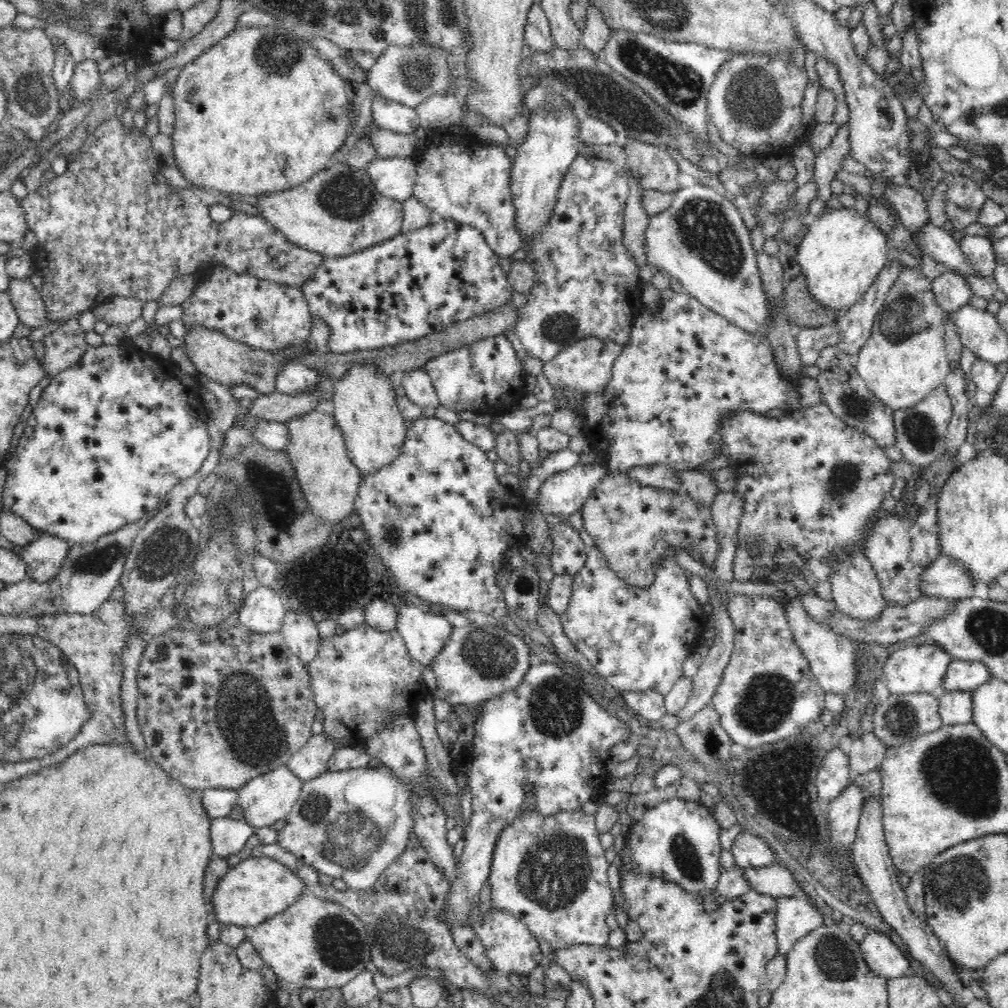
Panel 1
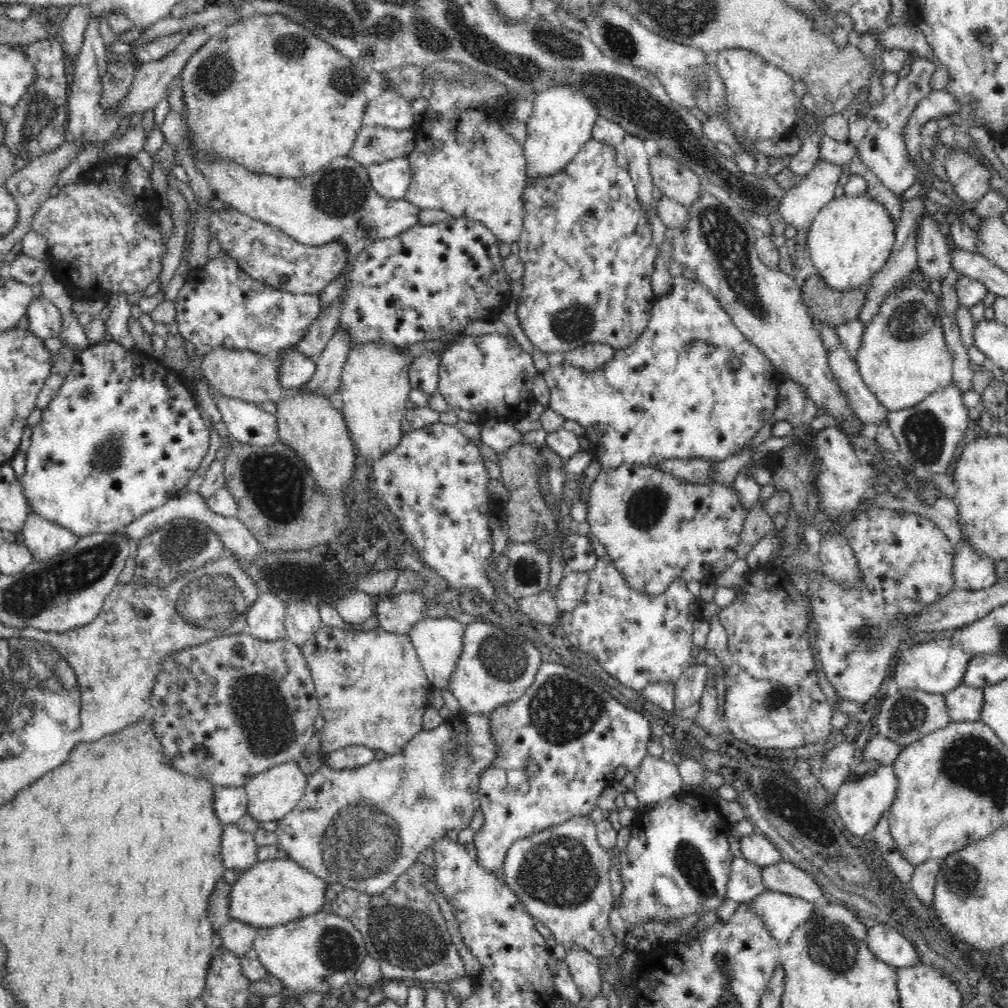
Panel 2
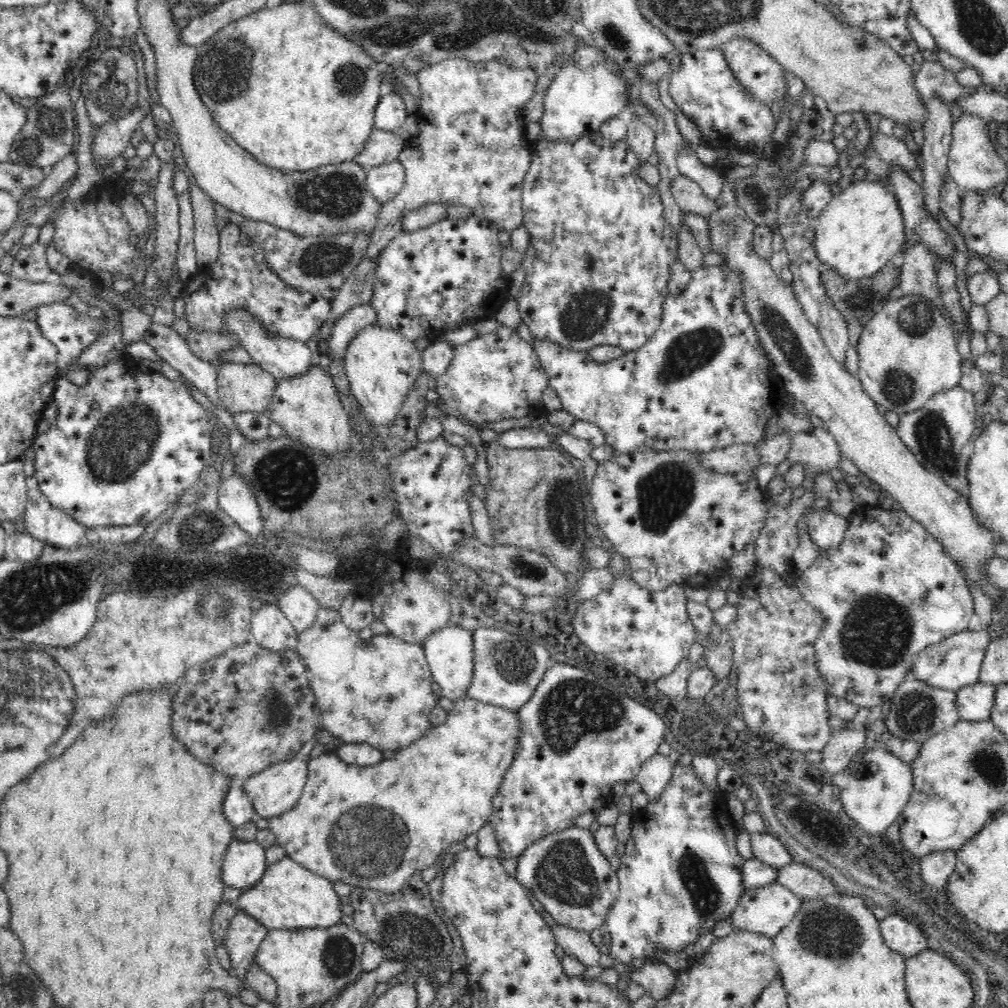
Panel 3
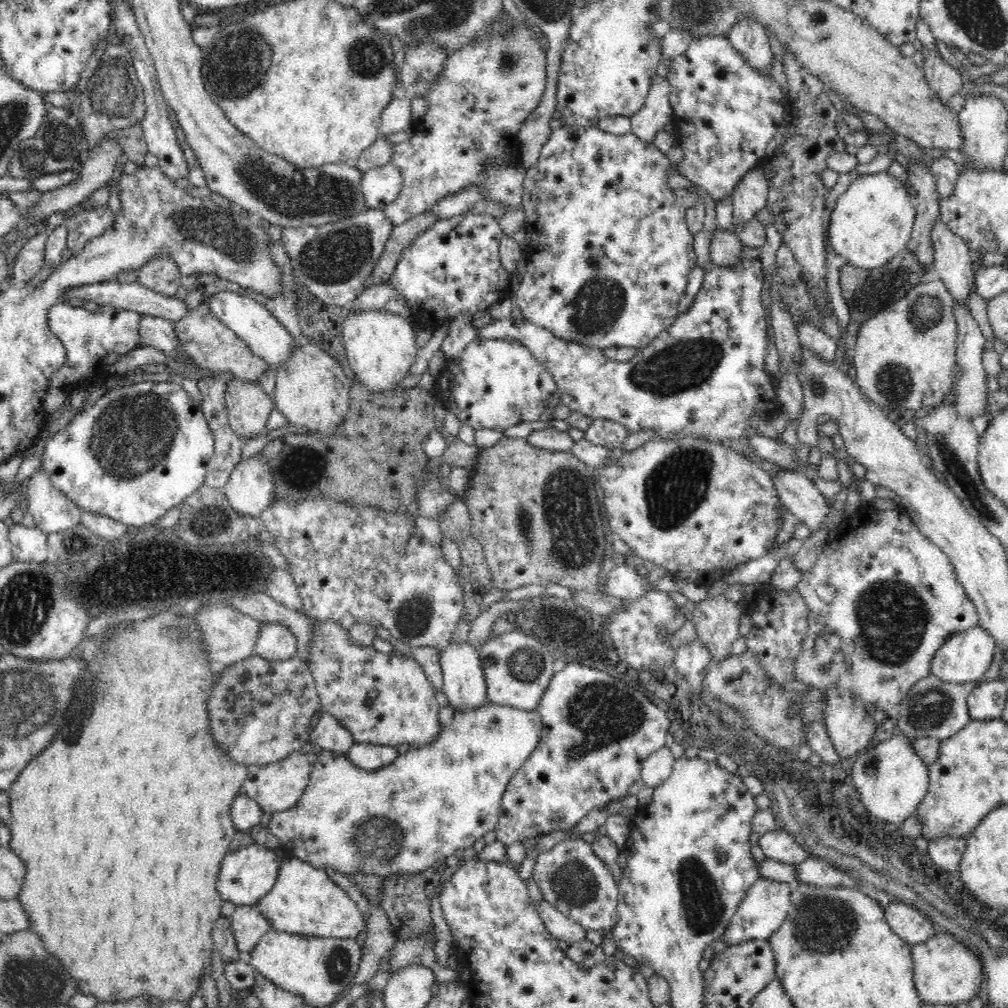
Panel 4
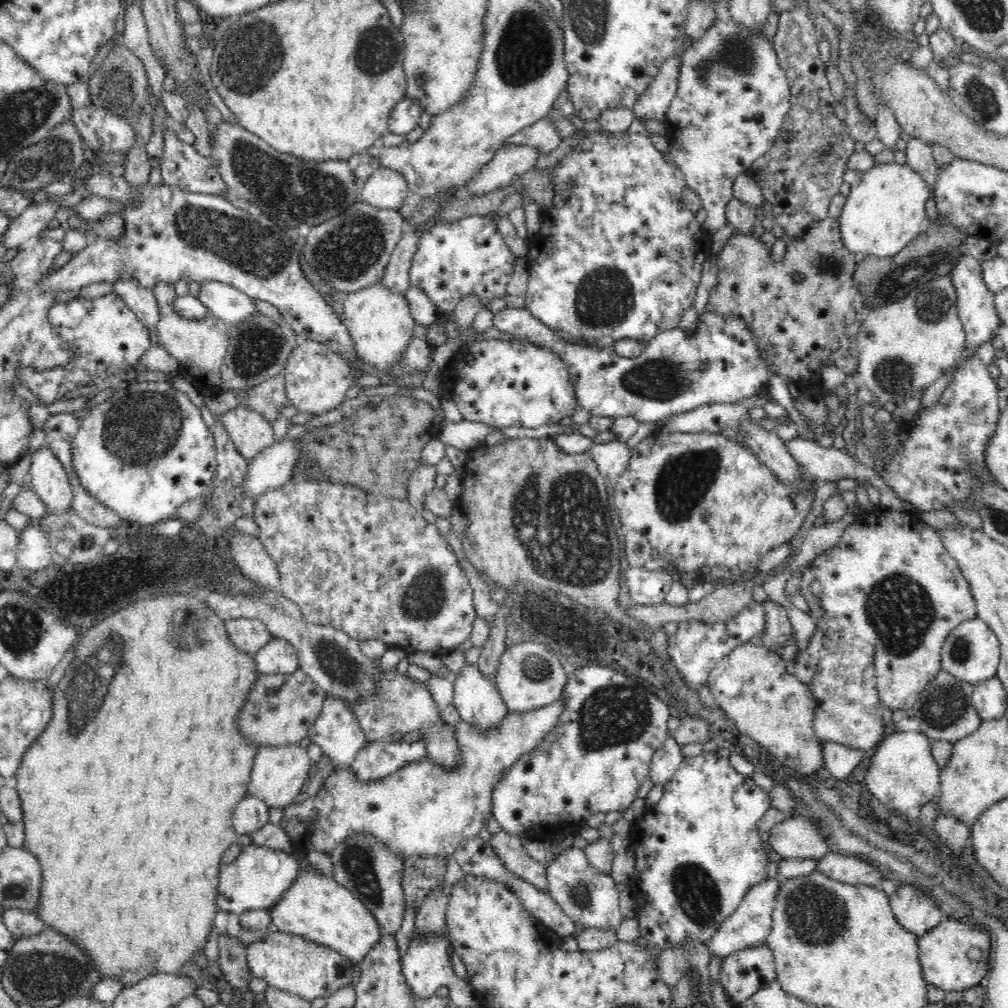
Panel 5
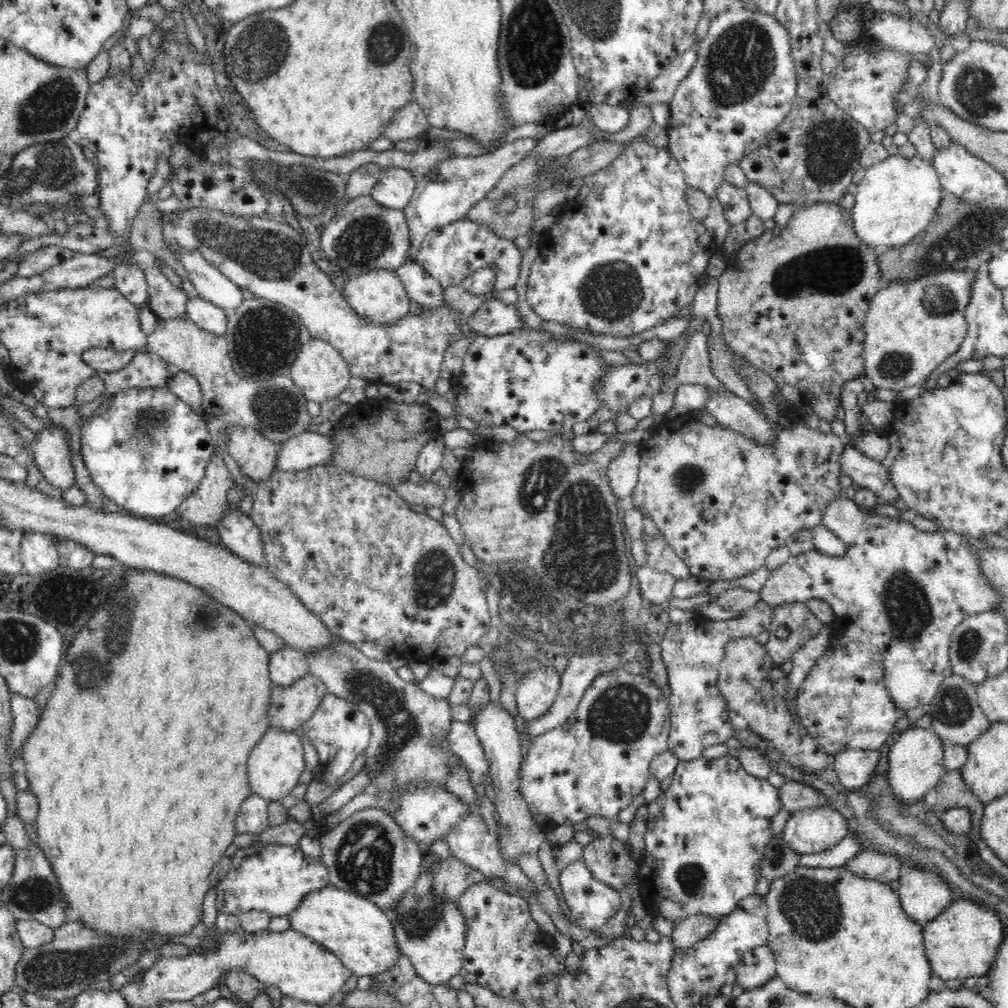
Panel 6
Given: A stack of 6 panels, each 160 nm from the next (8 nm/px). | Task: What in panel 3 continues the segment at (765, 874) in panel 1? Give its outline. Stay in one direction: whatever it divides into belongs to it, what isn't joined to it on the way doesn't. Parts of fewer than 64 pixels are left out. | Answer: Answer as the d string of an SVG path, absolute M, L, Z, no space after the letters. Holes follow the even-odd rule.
M796 861L777 869L775 881L803 900L824 898L824 896L836 893L836 887L828 877Z

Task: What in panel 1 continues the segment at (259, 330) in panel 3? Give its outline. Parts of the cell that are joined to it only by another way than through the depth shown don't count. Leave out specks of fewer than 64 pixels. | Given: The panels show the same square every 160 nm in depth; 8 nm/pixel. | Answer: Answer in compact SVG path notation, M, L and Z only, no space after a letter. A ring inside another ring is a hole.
M290 362L283 366L275 378L275 391L280 394L302 394L316 388L320 375L313 368L299 362Z

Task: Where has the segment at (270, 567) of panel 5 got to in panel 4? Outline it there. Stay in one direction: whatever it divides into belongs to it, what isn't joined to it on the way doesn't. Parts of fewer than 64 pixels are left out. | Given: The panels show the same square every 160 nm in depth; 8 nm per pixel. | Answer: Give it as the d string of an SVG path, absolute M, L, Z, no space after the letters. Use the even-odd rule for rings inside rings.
M275 567L274 571L268 576L266 593L268 593L276 602L282 603L286 608L295 610L300 614L305 614L302 609L302 601L298 587L290 572Z

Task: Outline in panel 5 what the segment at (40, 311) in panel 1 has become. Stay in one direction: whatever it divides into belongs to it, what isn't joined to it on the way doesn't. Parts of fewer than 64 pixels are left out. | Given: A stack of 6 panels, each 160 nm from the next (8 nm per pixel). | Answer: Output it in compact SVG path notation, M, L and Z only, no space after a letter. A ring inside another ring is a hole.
M113 292L95 299L78 298L66 302L56 302L48 310L48 321L61 340L72 348L72 360L68 364L56 366L52 370L35 370L31 366L24 366L24 368L18 370L19 383L37 394L44 406L49 406L57 400L78 396L88 398L89 401L108 386L117 388L117 392L123 391L128 385L134 383L134 380L138 382L136 380L140 372L148 371L145 366L142 366L140 359L151 346L150 336L148 335L150 332L144 326L144 323L140 322L134 311L128 308L128 305L118 293Z

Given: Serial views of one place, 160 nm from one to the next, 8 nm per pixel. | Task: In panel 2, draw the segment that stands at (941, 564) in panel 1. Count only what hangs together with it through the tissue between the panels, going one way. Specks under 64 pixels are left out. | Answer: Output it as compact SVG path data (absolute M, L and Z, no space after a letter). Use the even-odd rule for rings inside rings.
M961 544L953 560L955 588L972 591L996 584L998 578L995 575L995 562L968 544Z

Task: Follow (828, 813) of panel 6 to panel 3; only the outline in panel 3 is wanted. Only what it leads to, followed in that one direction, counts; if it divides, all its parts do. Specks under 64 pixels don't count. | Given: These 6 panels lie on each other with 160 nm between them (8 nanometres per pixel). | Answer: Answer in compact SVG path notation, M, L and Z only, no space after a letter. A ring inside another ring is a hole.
M752 833L751 846L753 858L777 869L794 861L788 849L774 836L765 833Z

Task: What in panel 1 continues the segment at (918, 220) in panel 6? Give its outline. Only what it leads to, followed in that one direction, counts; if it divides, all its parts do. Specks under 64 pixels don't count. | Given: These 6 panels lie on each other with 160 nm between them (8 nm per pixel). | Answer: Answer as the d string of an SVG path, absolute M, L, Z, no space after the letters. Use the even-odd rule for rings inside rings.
M827 208L820 216L811 217L797 253L797 263L808 281L810 296L838 314L860 302L888 262L886 235L872 225L867 214L860 215L855 208Z

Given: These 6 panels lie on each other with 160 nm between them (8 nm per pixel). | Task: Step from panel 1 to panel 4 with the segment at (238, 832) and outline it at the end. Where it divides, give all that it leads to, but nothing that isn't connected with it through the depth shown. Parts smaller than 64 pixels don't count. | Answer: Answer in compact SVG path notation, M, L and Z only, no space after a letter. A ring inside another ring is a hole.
M256 842L227 853L217 878L217 889L223 902L228 900L236 906L255 905L260 898L272 890L283 858L278 856L274 849L260 846Z

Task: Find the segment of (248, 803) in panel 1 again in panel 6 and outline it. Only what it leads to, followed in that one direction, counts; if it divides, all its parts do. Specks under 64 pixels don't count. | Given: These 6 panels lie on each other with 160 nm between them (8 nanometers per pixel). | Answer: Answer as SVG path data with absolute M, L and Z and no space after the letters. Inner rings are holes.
M269 729L260 742L257 742L247 765L251 794L272 801L282 801L298 786L305 770L304 748L300 739L300 732Z

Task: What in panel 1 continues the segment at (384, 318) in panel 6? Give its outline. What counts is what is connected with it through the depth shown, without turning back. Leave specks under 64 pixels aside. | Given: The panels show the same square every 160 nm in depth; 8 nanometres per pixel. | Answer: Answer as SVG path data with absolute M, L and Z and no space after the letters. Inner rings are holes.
M356 364L334 384L329 408L344 435L348 458L362 474L374 473L400 456L407 427L392 386L395 378L395 375L380 374L375 366Z

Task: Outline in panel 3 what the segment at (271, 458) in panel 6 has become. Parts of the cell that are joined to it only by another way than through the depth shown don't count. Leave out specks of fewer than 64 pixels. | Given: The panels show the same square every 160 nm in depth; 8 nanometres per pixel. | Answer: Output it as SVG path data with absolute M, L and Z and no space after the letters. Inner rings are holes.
M222 363L217 369L217 393L222 401L223 413L252 411L263 413L270 408L276 383L268 373L262 372L256 363Z

